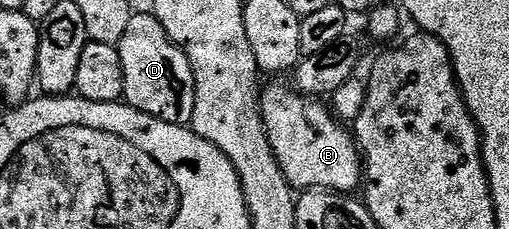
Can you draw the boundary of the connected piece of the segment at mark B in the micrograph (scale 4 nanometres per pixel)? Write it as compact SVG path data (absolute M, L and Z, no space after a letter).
M280 80L273 86L265 85L260 96L260 115L264 117L264 131L270 140L270 148L286 176L286 180L297 191L307 192L309 190L327 190L345 196L351 195L352 190L359 191L362 179L365 177L364 164L360 147L351 129L348 130L323 106L323 101L307 94L301 94L299 89L291 85L283 86Z

